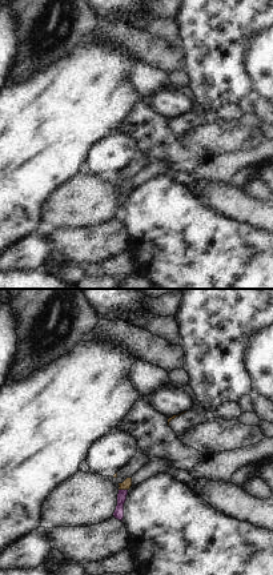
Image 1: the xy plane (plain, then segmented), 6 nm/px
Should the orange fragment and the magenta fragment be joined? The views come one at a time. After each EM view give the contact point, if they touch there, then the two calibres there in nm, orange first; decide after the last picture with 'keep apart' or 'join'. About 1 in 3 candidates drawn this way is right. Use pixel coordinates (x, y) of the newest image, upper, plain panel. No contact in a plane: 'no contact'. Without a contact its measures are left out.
meets orange at (123, 191); 60 nm thick on the orange side, 60 nm on the other

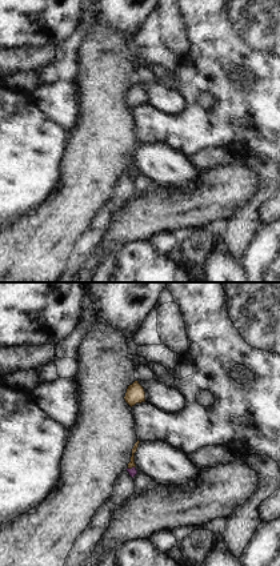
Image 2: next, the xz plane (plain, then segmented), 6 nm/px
meets orange at (131, 169); 40 nm thick on the orange side, 50 nm on the other

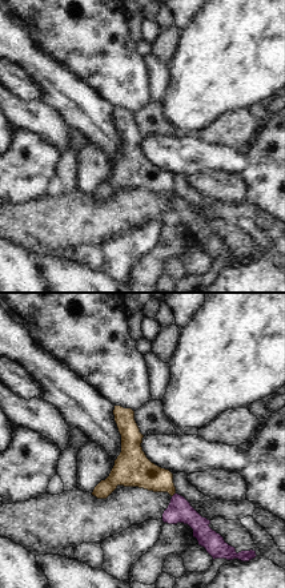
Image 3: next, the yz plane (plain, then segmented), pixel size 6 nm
meets orange at (173, 196); 190 nm thick on the orange side, 140 nm on the other

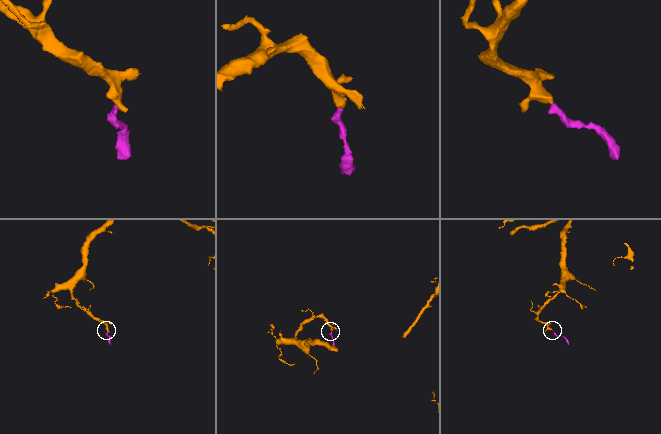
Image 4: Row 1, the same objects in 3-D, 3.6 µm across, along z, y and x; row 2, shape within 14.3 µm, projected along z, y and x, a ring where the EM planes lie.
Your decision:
join

